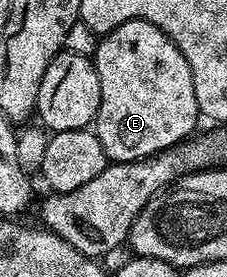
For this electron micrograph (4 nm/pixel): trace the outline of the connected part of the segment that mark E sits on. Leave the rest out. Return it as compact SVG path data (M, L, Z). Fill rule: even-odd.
M141 17L132 21L124 21L124 25L112 29L99 38L98 48L92 58L96 73L100 77L100 109L94 118L92 130L94 136L100 141L100 145L104 145L104 153L110 163L135 163L138 159L148 159L151 155L156 155L159 151L167 151L169 147L175 147L177 143L183 142L195 134L194 126L197 125L198 119L200 120L200 112L197 107L196 85L192 77L192 69L188 65L188 61L184 61L184 53L180 53L180 49L176 49L174 42L156 25L152 25Z

